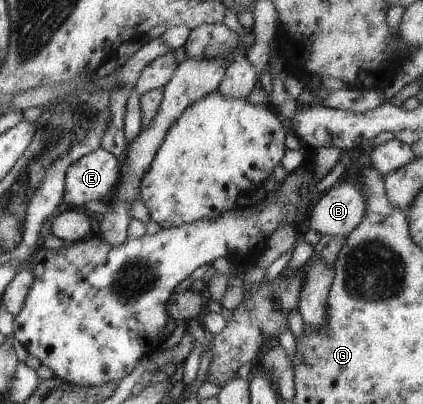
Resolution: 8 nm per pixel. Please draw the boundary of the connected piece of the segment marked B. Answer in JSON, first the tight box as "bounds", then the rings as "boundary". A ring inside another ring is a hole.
{"bounds":[309,182,366,238],"boundary":[[[341,182],[322,192],[310,207],[309,227],[322,236],[346,238],[361,223],[366,201],[361,190]]]}

